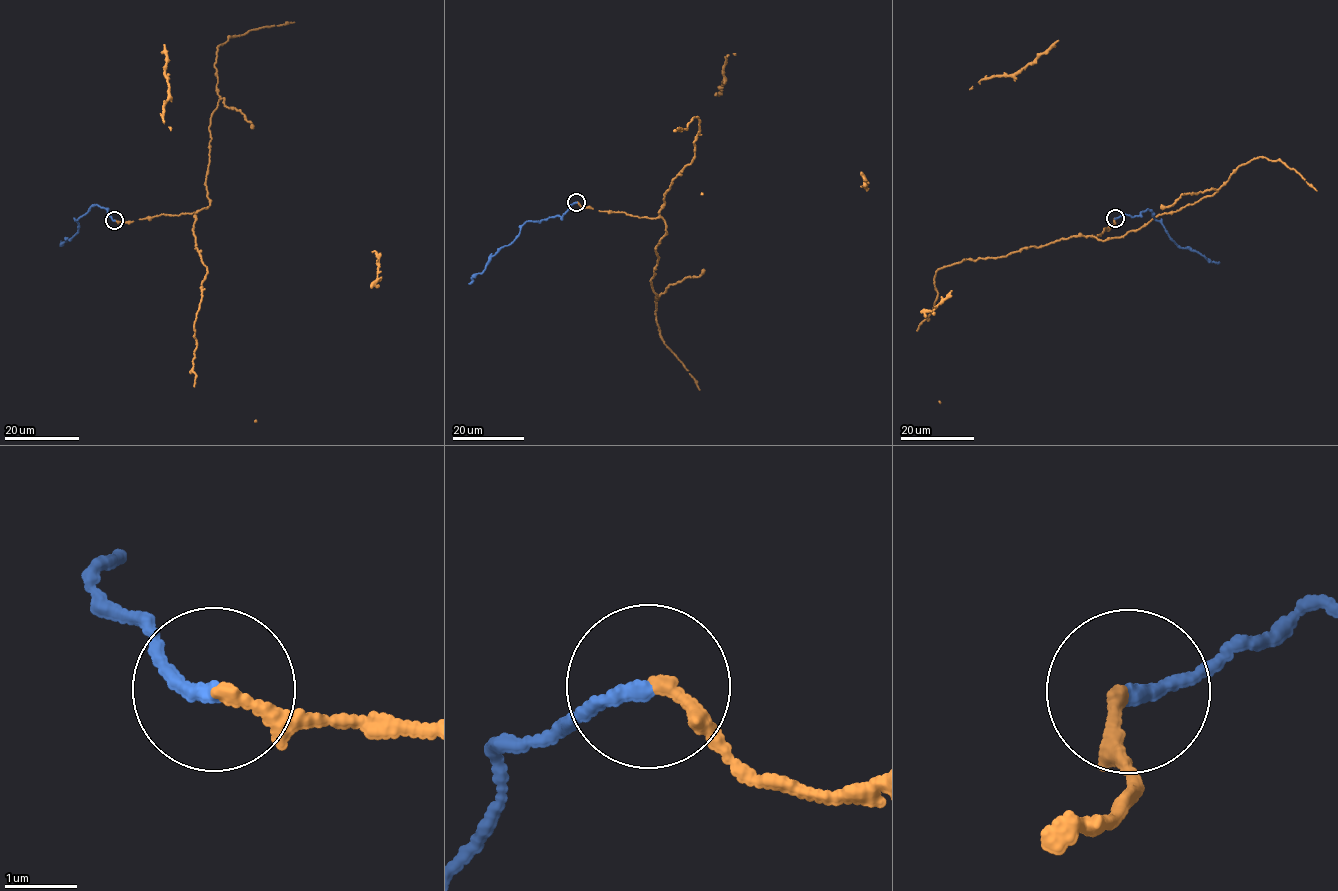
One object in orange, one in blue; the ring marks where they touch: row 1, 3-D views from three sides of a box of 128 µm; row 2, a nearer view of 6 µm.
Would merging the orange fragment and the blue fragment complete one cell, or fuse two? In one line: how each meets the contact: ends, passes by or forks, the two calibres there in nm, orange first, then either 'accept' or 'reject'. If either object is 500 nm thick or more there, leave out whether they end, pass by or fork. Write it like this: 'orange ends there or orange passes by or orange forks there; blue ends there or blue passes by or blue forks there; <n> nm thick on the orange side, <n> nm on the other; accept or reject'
orange ends there; blue ends there; 150 nm thick on the orange side, 200 nm on the other; accept

